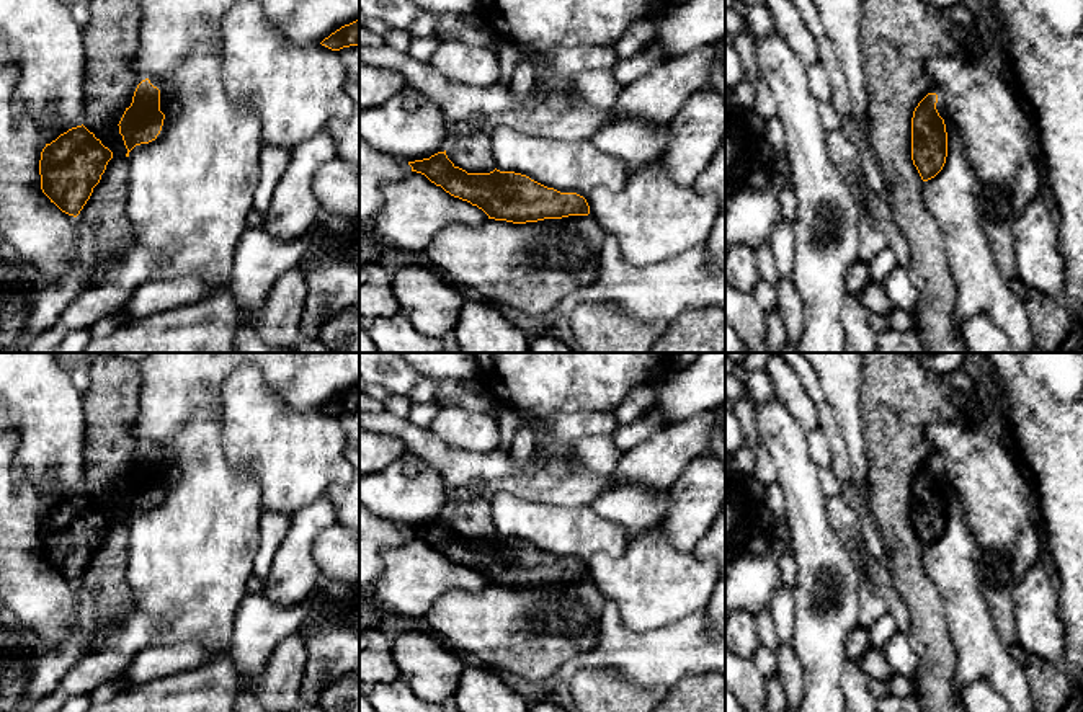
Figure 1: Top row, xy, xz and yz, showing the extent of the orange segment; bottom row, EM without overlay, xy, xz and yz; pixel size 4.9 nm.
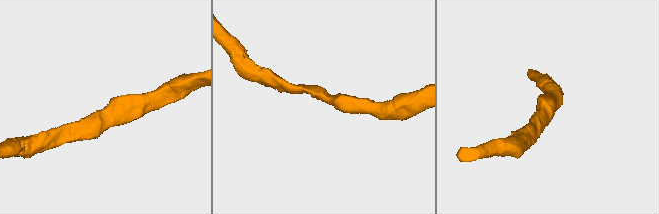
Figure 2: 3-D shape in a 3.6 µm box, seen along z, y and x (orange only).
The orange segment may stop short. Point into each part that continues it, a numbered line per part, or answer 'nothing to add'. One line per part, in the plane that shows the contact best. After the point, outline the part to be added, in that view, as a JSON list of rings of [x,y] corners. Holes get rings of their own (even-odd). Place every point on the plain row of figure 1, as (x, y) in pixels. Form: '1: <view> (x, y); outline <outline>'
1: xy (111, 399); outline [[[103,356],[87,369],[90,384],[82,394],[85,413],[83,492],[113,518],[113,524],[75,583],[75,616],[82,632],[93,630],[114,612],[131,614],[132,591],[127,583],[131,531],[118,490],[142,447],[132,434],[140,395],[139,363]]]

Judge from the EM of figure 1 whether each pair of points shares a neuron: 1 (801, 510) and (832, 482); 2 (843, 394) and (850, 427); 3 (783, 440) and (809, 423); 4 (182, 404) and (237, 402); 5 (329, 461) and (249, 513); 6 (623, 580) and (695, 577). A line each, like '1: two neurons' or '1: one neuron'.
1: two neurons
2: one neuron
3: two neurons
4: two neurons
5: two neurons
6: one neuron

